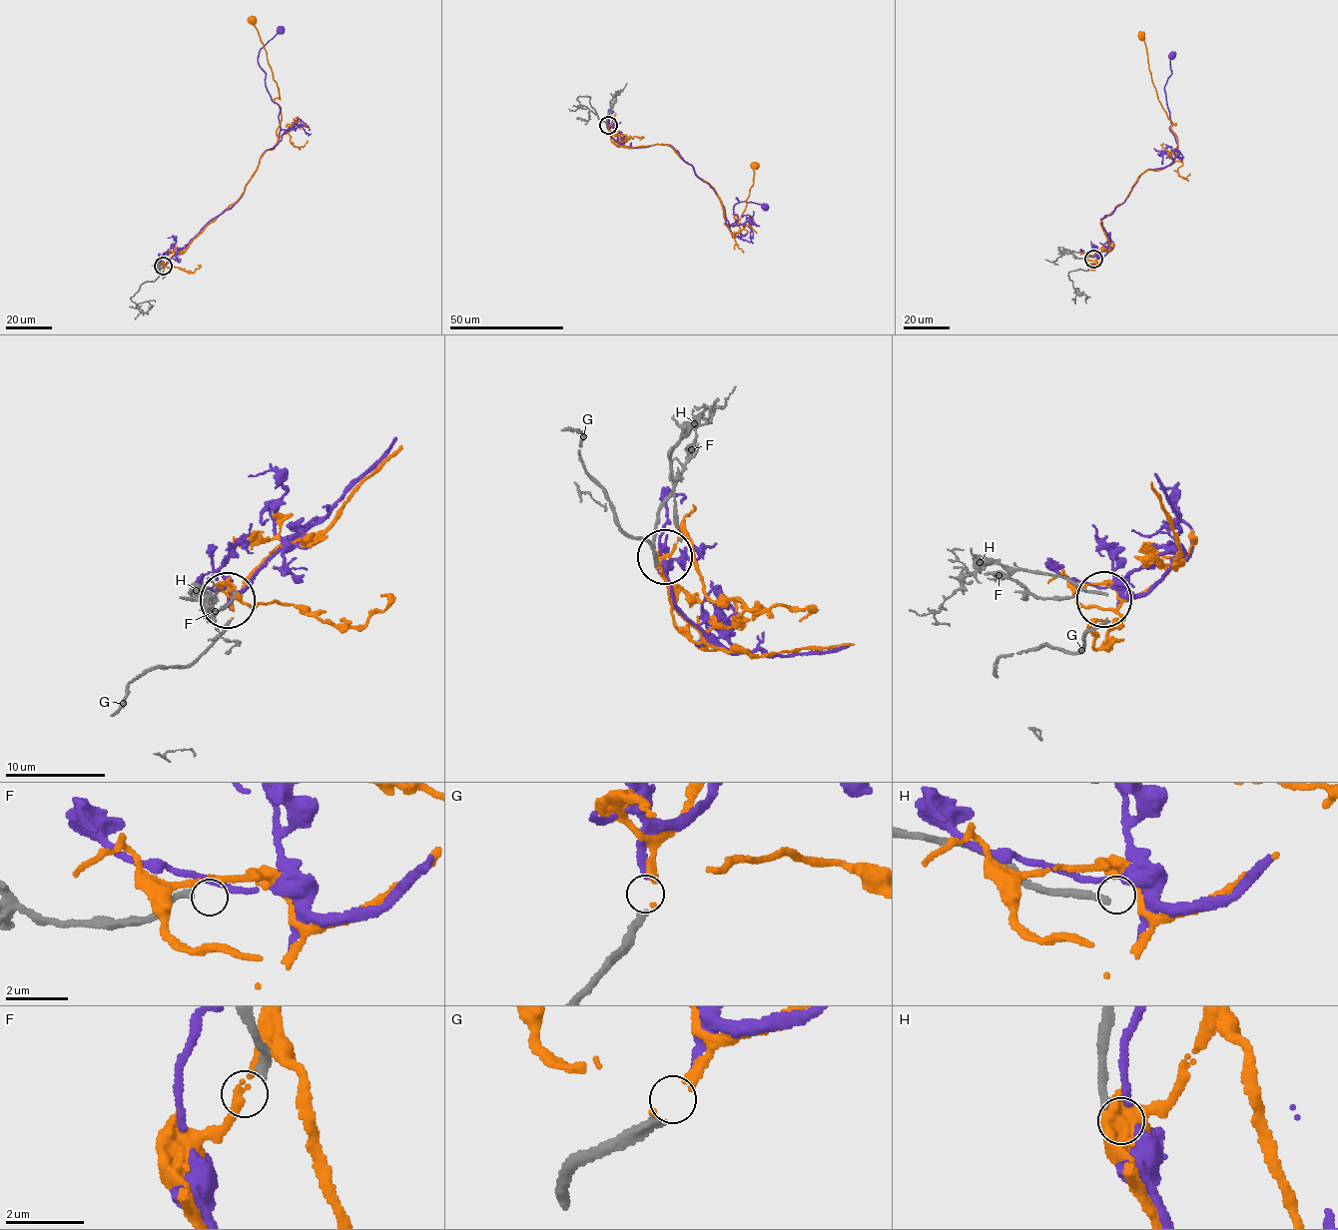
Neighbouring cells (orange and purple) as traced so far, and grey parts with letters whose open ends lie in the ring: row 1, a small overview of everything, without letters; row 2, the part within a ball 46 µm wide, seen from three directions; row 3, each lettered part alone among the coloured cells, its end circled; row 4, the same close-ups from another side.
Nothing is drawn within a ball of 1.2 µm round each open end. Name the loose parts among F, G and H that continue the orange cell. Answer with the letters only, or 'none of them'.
none of them

